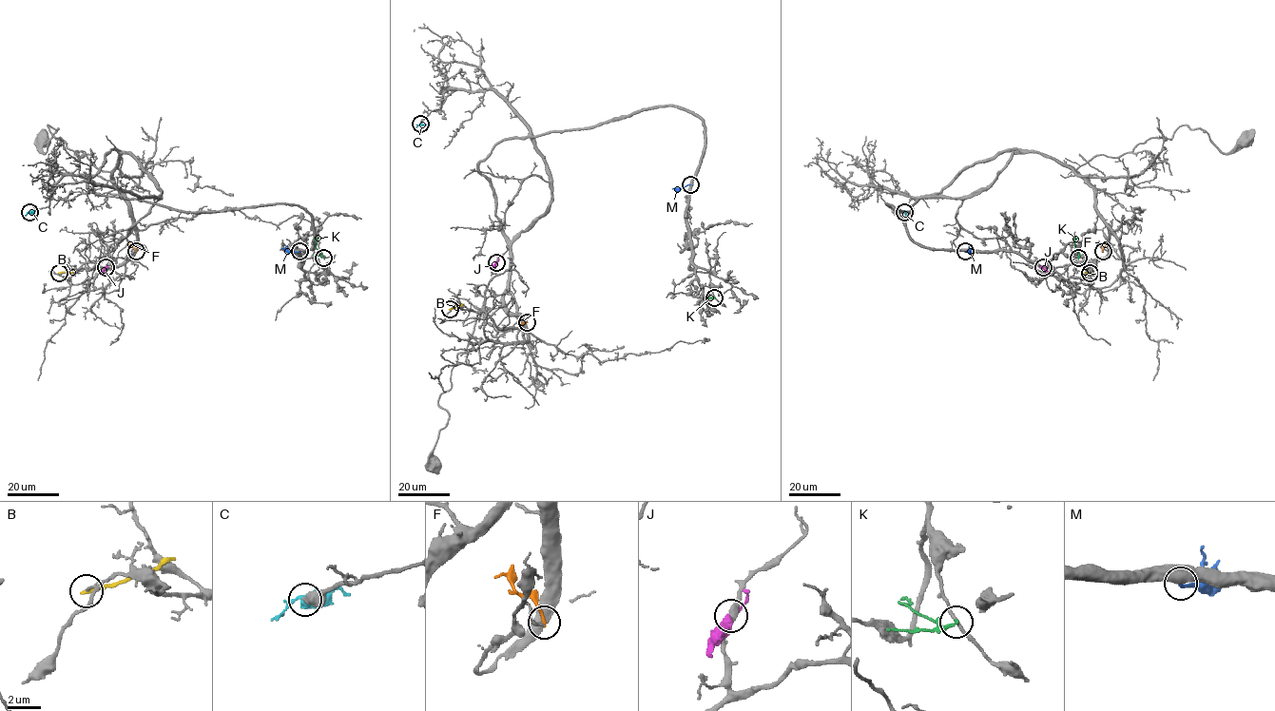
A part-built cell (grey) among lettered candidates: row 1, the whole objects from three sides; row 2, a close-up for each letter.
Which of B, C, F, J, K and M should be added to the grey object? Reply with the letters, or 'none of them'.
C

